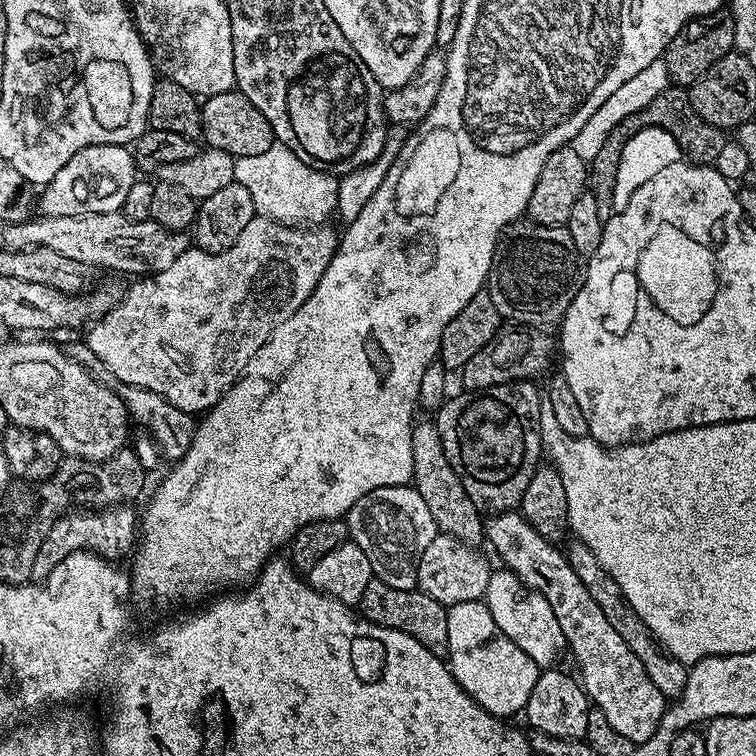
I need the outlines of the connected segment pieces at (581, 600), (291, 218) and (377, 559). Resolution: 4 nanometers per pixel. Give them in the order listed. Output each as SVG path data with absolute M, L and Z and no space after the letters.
M519 511L498 512L486 520L486 540L500 555L499 562L505 569L513 572L525 588L546 598L565 635L567 651L576 659L580 667L578 679L584 685L589 701L606 714L606 722L630 738L632 745L646 742L660 725L664 716L666 698L650 682L642 662L634 658L634 650L622 642L622 637L610 626L606 614L590 598L586 586L582 586L578 574L570 566L567 555L556 549L553 541L547 540L535 530L534 526Z
M274 142L265 154L235 157L234 182L248 189L257 215L289 226L323 225L329 214L335 213L340 184L339 177L314 170L279 142Z
M399 484L370 490L370 494L354 502L346 519L351 543L358 545L366 558L370 558L375 579L386 582L386 586L394 586L394 590L416 588L418 562L426 546L438 535L434 517L416 487Z

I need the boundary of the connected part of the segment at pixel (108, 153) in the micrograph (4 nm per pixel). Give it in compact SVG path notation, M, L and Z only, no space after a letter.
M87 144L49 184L43 185L38 196L38 208L46 216L85 216L119 212L130 194L130 186L138 178L136 157L122 144Z

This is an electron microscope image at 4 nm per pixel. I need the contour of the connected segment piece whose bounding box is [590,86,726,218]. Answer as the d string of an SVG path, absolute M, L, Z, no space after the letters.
M669 86L664 92L658 94L656 98L645 109L635 113L633 116L619 122L614 126L602 145L602 150L598 150L598 155L590 162L590 190L596 195L598 210L600 215L607 218L612 215L612 195L614 194L615 175L618 173L618 162L622 155L622 148L632 135L638 134L643 128L660 127L668 131L677 140L683 155L693 164L715 165L718 153L726 143L725 129L718 126L710 126L694 110L691 95L683 87Z

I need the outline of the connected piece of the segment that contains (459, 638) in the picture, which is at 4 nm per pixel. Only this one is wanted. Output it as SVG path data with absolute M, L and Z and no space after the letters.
M471 600L470 602L458 602L457 604L447 605L448 617L446 618L446 638L448 639L448 655L446 657L446 663L449 668L452 669L454 678L458 682L458 686L462 686L462 690L466 690L466 694L470 694L470 698L474 698L474 702L478 702L478 706L485 708L491 716L498 716L501 718L512 718L517 714L523 713L526 702L530 698L531 692L534 690L534 682L538 682L542 669L535 664L534 660L530 658L529 654L521 650L517 643L513 642L498 628L497 623L494 622L493 615L490 614L490 610L487 608L484 600Z

